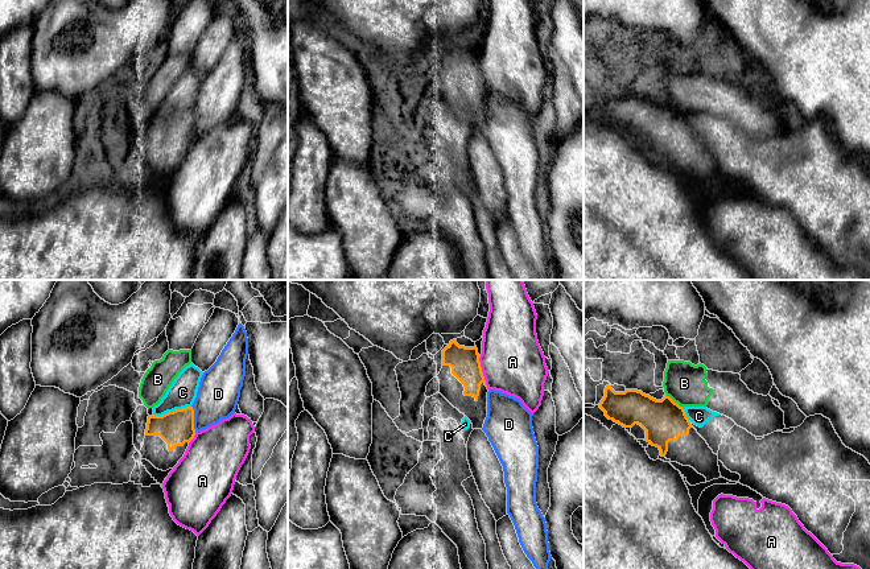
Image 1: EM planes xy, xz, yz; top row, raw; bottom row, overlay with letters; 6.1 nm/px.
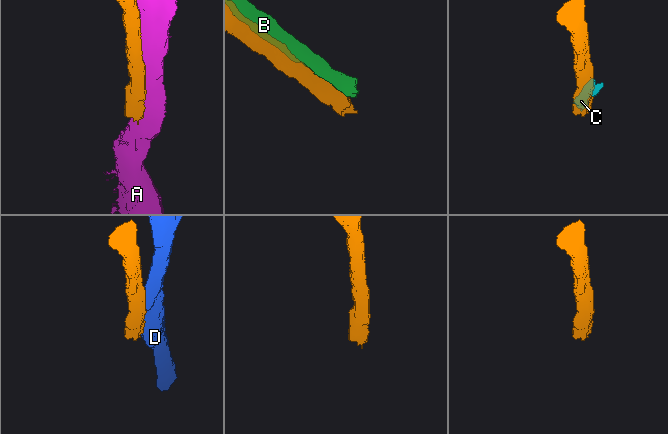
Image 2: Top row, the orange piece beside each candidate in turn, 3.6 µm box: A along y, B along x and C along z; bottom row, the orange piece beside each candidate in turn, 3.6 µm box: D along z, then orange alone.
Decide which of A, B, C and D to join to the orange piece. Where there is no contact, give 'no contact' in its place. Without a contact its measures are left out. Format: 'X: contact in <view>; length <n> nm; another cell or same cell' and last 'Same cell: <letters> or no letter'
A: contact in xz; length 190 nm; another cell
B: contact in yz; length 140 nm; another cell
C: contact in xy; length 240 nm; another cell
D: contact in xy; length 170 nm; another cell
Same cell: no letter

